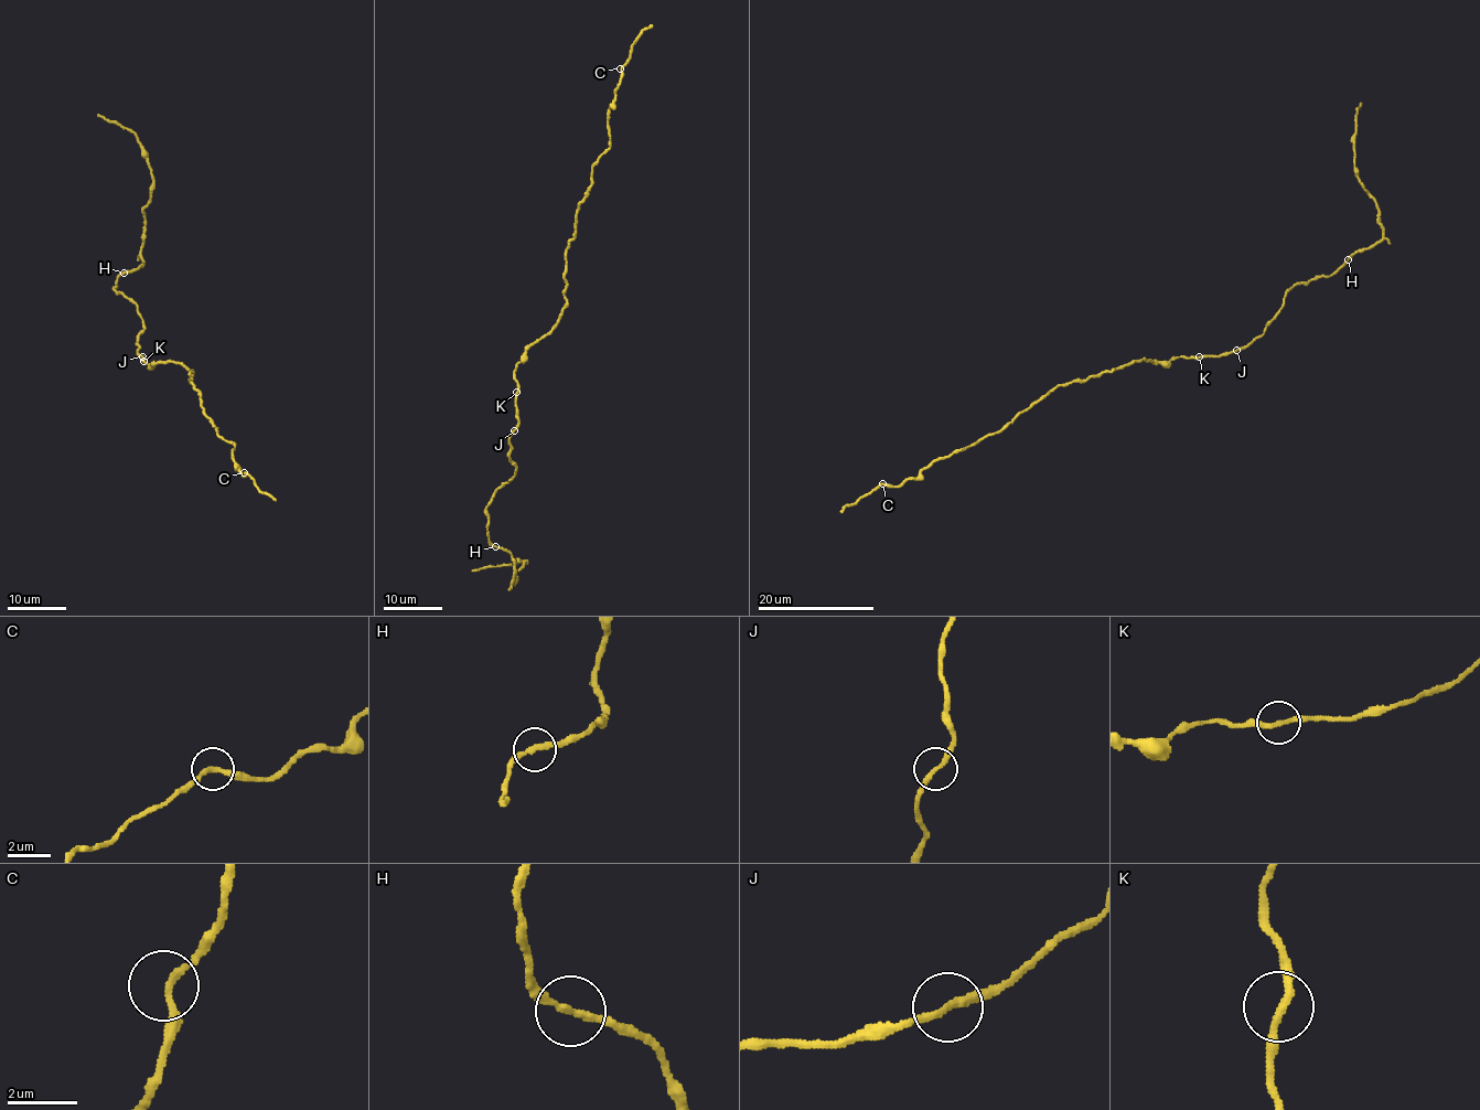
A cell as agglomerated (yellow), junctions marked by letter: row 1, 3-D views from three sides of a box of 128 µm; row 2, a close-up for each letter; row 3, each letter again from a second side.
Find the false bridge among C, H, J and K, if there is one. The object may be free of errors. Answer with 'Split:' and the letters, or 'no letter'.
Split: no letter

